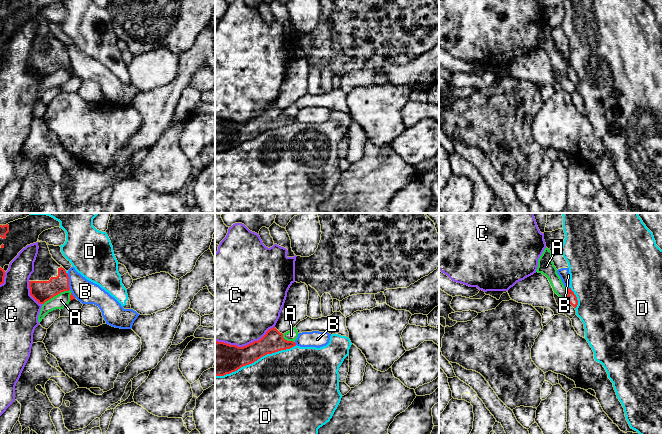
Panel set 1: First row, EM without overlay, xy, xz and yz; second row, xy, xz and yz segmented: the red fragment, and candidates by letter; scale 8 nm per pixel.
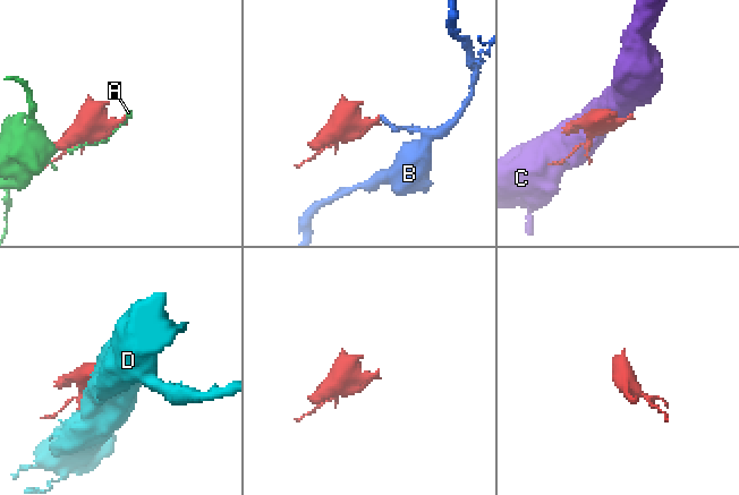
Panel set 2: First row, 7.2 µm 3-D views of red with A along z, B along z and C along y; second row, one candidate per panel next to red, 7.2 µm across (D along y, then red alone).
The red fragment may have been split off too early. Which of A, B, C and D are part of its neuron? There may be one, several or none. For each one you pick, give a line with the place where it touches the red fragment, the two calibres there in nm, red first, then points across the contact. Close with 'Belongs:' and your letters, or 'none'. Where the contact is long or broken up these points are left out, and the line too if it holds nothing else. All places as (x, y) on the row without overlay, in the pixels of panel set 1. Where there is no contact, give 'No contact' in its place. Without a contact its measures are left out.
Belongs: none

